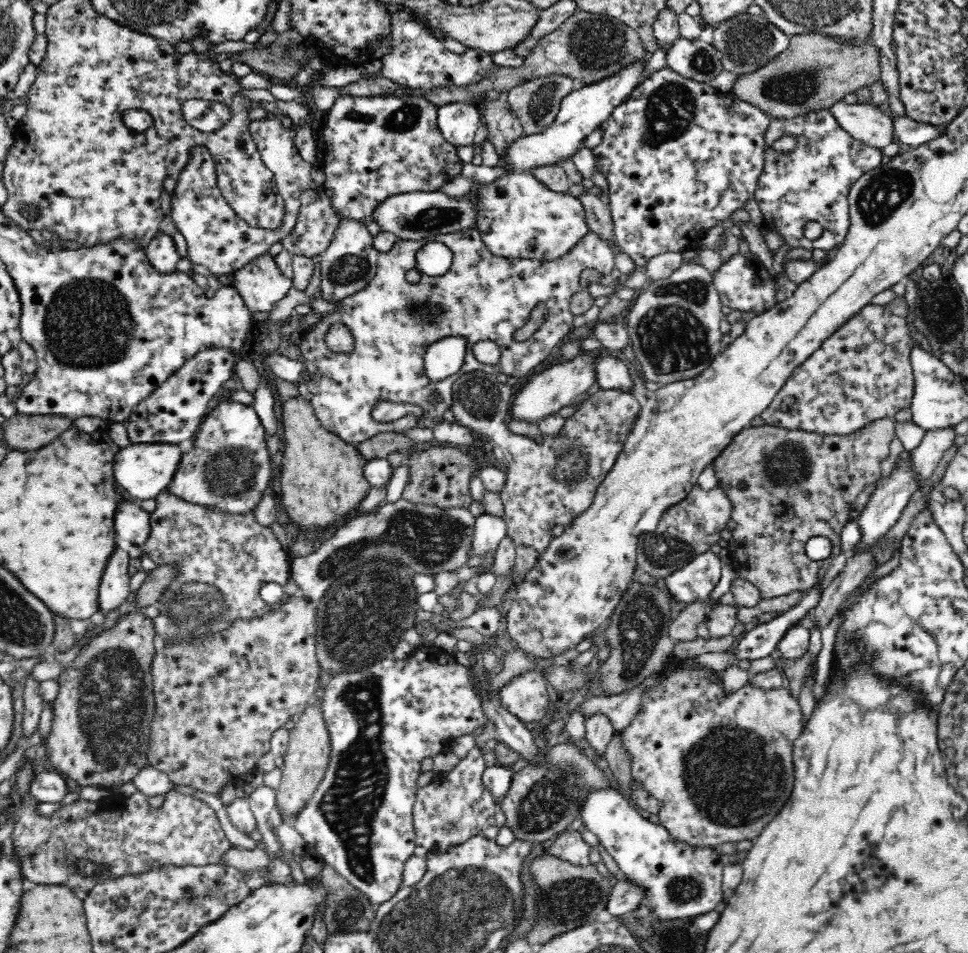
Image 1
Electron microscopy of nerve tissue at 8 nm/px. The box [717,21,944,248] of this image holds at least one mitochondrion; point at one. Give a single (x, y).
(888, 191)

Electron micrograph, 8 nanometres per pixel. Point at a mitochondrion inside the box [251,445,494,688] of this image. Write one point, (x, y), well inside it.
(368, 608)

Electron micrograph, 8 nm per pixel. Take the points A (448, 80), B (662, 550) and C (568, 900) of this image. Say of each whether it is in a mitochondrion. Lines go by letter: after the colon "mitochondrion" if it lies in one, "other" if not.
A: other
B: mitochondrion
C: mitochondrion

